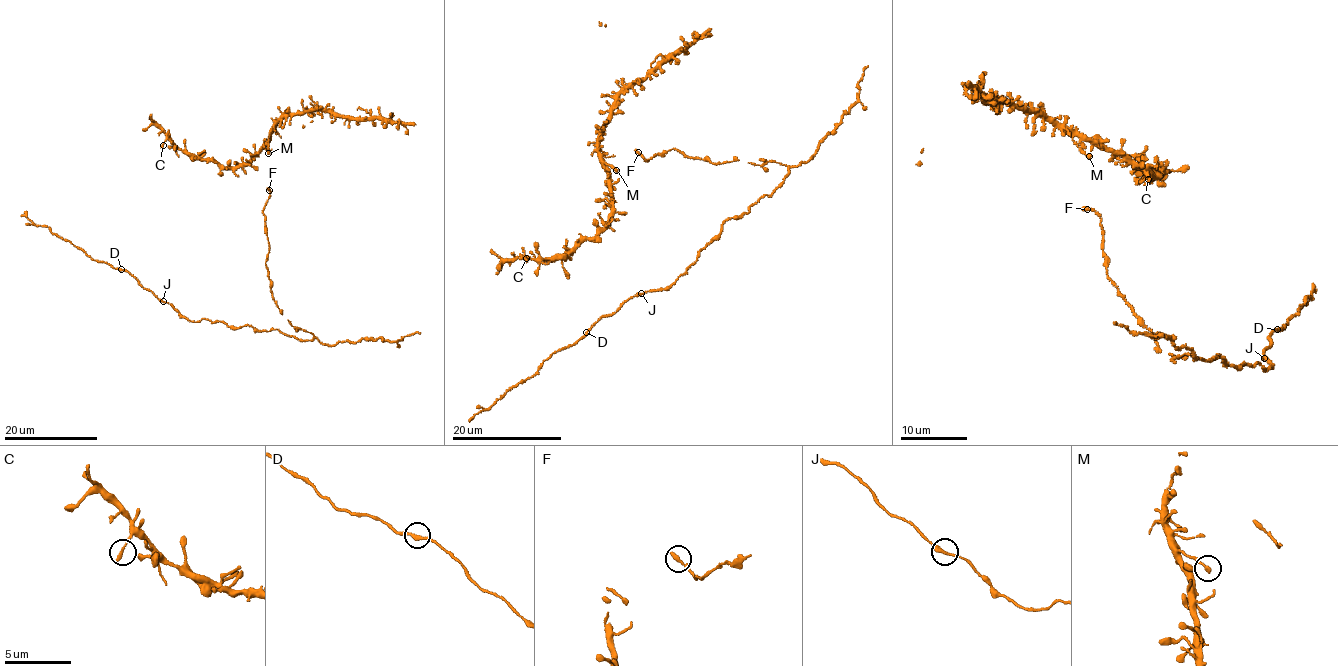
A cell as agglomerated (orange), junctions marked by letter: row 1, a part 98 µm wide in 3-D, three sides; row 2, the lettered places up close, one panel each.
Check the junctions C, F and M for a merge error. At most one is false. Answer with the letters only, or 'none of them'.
none of them

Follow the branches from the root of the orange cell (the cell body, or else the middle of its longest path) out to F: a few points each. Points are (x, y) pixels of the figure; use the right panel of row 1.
F: (1176, 357), (1161, 352), (1152, 331), (1143, 324), (1107, 276), (1100, 218), (1087, 210)

